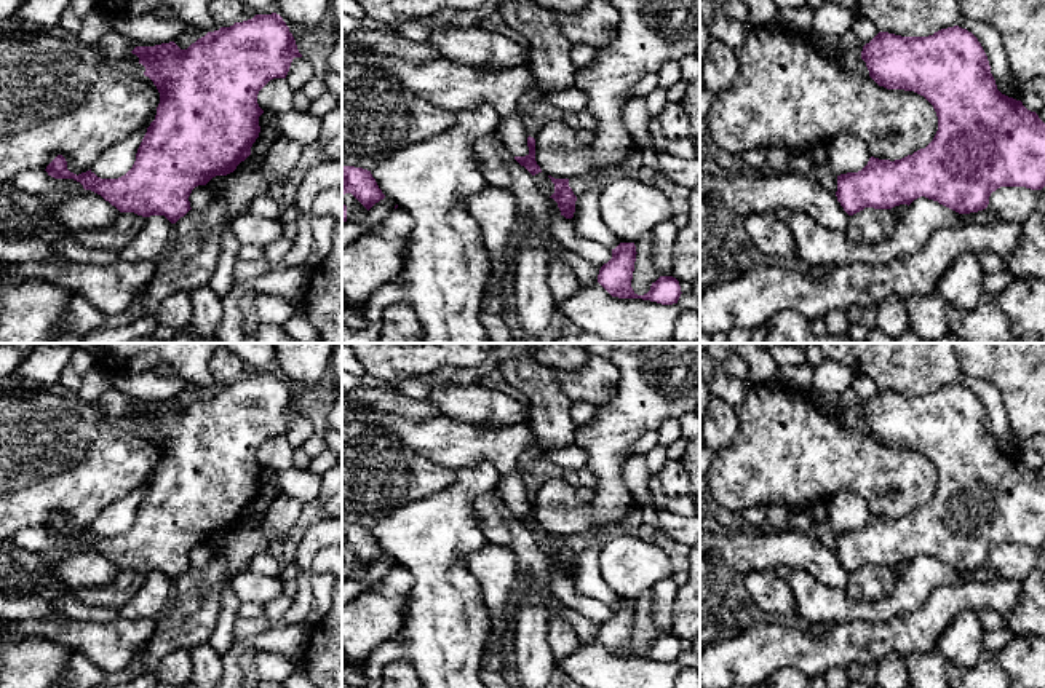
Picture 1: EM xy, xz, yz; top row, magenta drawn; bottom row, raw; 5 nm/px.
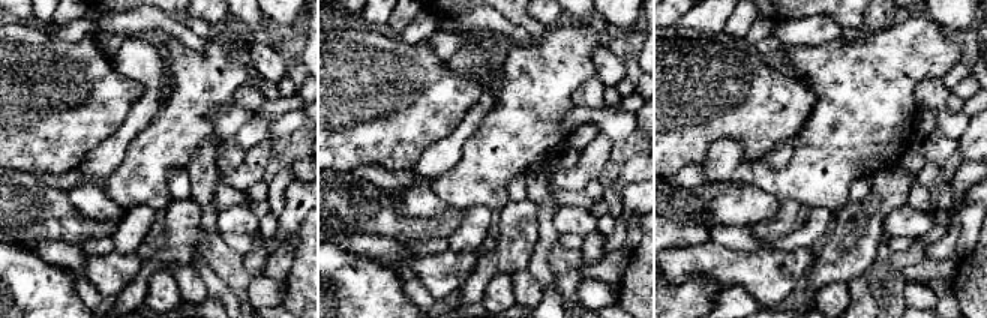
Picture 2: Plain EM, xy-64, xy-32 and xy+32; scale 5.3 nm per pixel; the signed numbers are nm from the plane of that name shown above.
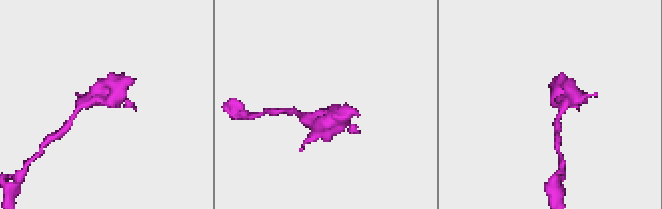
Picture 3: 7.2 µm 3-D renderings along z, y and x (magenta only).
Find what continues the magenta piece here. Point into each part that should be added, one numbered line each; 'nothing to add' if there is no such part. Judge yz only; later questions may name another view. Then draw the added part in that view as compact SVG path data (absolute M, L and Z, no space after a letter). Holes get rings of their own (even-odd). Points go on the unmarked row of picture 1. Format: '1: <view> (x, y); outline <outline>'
nothing to add

